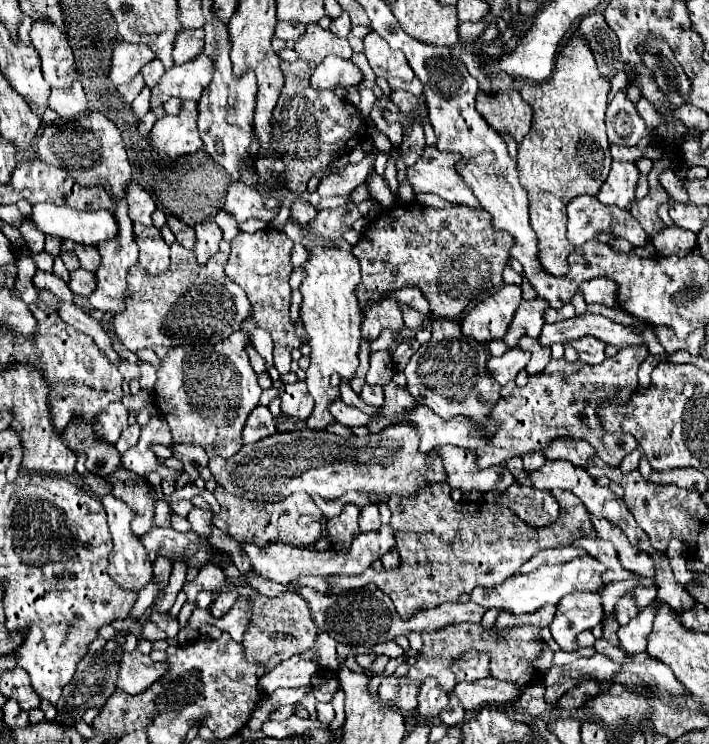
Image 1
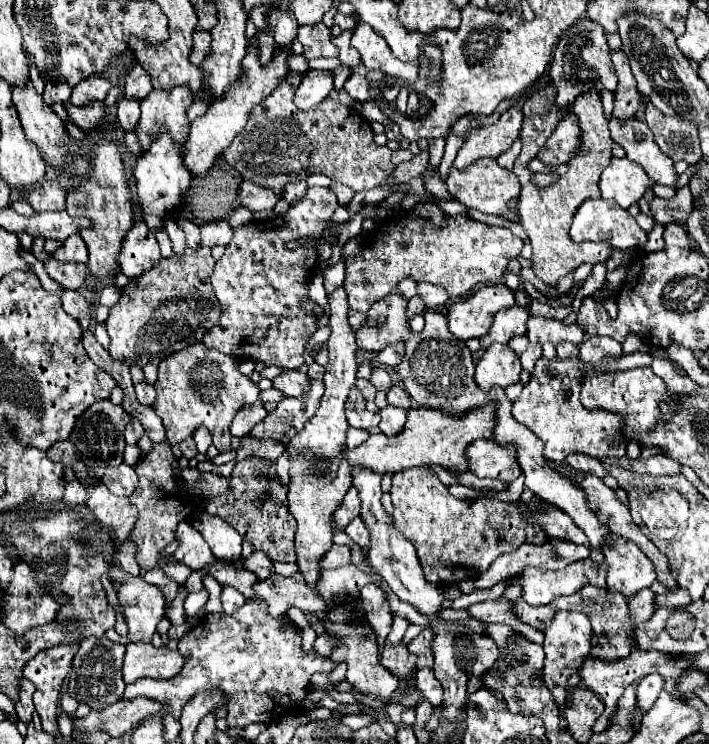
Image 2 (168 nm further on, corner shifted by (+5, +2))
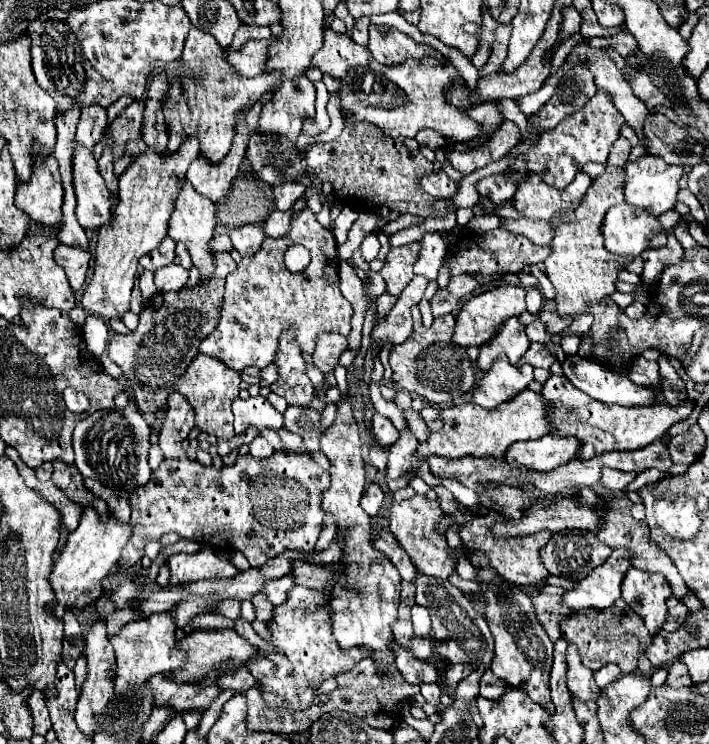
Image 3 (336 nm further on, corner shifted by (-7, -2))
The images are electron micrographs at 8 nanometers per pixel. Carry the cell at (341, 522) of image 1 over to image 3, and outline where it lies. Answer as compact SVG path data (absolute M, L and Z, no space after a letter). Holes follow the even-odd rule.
M368 483L366 485L366 491L364 491L364 495L362 495L362 509L368 513L368 515L376 515L378 513L378 509L380 509L380 505L382 505L382 501L384 501L384 491L382 491L382 487L378 485L378 483Z

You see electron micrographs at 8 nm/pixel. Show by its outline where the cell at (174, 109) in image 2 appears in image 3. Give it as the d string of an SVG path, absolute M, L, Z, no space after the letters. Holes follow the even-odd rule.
M188 139L176 155L162 161L162 155L152 155L152 151L142 153L120 177L118 207L112 213L112 223L98 233L96 245L96 265L88 287L82 293L82 307L104 321L122 319L130 309L130 293L136 281L138 259L152 251L168 233L168 219L174 211L174 201L180 193L180 183L184 181L188 165L200 155L196 139Z

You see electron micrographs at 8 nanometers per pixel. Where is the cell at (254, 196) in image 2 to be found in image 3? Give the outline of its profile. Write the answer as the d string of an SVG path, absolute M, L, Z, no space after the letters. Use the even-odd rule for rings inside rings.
M294 181L294 183L282 183L274 189L274 197L276 197L276 207L282 211L288 211L296 199L304 197L304 185Z

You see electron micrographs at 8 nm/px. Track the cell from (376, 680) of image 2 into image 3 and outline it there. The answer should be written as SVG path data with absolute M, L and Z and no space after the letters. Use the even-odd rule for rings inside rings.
M350 401L338 403L336 421L324 431L320 439L320 453L324 453L332 461L330 477L332 485L326 489L322 497L324 513L332 513L338 523L338 531L346 531L344 537L344 563L342 567L332 567L348 575L348 583L352 589L332 589L332 627L342 649L350 649L354 645L366 645L374 649L372 659L380 665L394 663L394 651L390 649L392 639L392 623L398 619L398 603L400 603L400 575L396 567L372 545L370 533L370 517L360 507L362 491L366 485L364 475L364 457L360 451L360 433L352 413Z

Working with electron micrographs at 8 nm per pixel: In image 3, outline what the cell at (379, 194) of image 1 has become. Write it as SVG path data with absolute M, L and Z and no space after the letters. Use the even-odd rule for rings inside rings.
M502 217L500 218L500 226L527 237L536 245L546 245L554 237L553 225L548 221L532 221L524 217L512 221L512 219Z

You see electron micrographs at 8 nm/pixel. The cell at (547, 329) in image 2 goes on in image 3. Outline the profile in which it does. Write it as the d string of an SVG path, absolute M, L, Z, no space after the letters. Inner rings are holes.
M536 319L530 325L526 325L526 335L530 337L530 341L542 343L542 345L550 345L550 335L546 333L546 325L540 323L540 319Z

